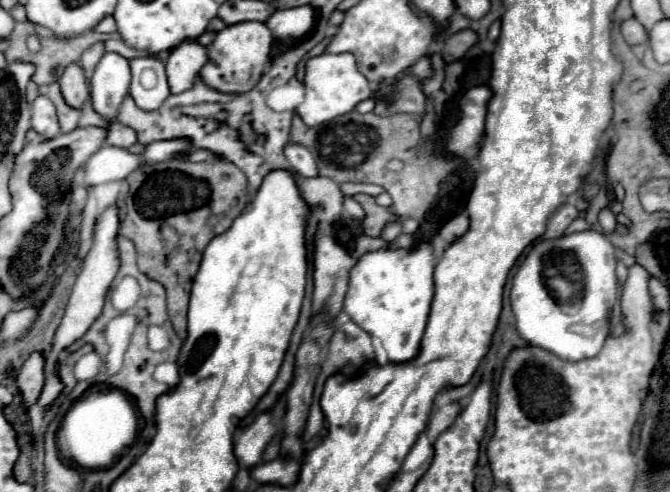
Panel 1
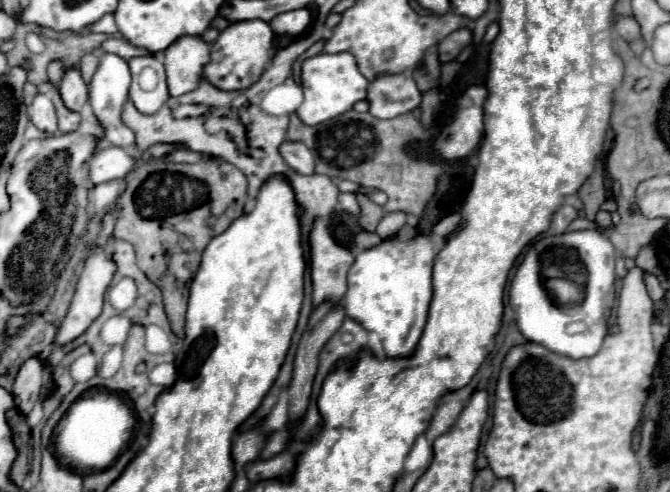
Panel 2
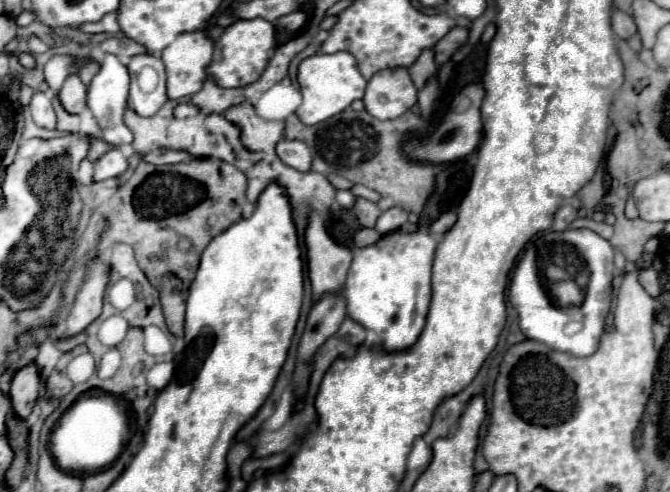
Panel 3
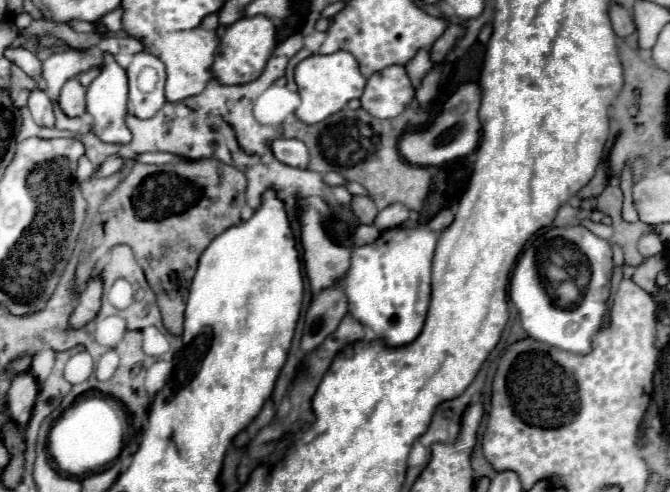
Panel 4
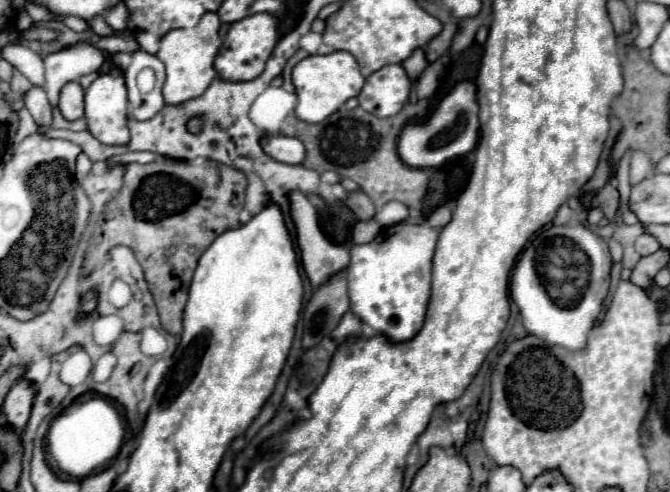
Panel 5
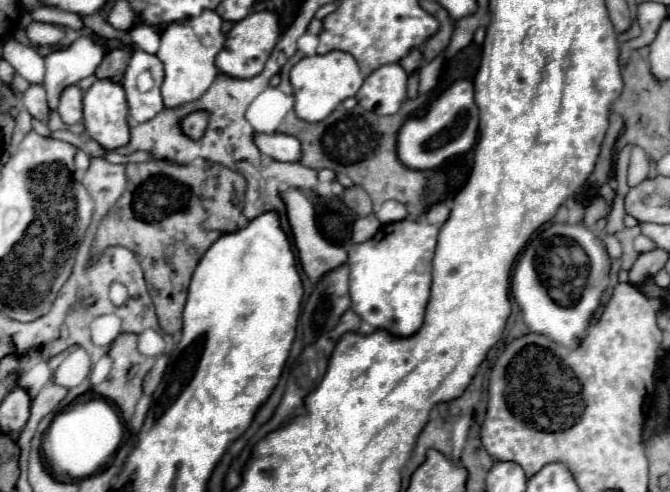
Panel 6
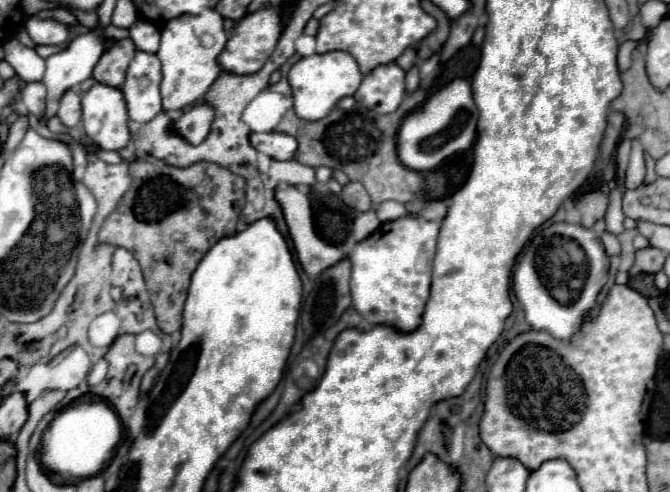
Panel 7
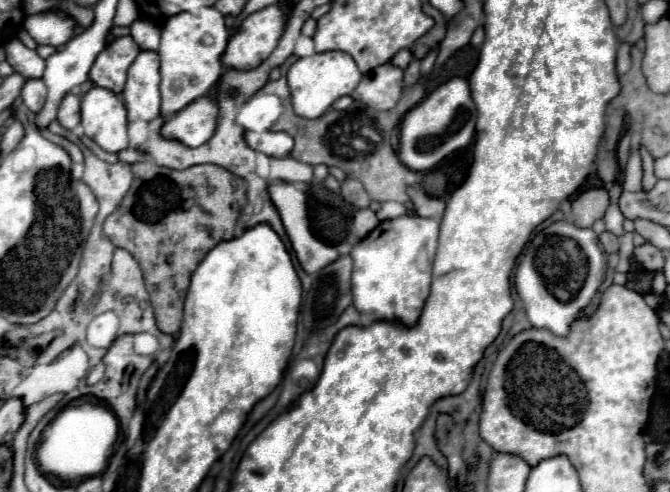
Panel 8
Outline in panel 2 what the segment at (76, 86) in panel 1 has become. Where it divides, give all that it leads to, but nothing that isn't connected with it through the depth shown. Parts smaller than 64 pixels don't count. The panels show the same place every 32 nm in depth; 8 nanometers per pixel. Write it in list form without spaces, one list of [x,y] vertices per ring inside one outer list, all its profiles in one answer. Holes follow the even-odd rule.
[[[76,66],[66,68],[64,80],[60,82],[60,94],[64,104],[74,112],[80,112],[88,102],[88,84],[82,80],[82,74]]]

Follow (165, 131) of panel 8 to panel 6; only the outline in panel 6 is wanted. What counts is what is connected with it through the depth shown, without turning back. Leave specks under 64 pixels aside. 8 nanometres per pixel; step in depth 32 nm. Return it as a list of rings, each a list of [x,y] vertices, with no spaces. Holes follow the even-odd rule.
[[[198,110],[198,112],[192,112],[190,116],[186,116],[186,118],[182,120],[182,128],[184,128],[184,132],[186,132],[190,138],[198,140],[198,138],[204,134],[206,122],[208,122],[208,114],[206,114],[204,110]]]

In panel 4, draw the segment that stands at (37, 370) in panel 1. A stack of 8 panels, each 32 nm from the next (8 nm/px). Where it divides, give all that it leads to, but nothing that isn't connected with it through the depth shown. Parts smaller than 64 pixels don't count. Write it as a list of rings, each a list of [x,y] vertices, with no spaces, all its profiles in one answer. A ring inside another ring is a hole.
[[[30,370],[18,374],[12,380],[12,386],[10,386],[8,396],[6,396],[6,400],[8,400],[6,406],[8,406],[10,418],[14,422],[18,422],[20,426],[26,426],[26,422],[28,422],[28,418],[32,414],[38,392],[40,392],[38,380],[30,374]]]

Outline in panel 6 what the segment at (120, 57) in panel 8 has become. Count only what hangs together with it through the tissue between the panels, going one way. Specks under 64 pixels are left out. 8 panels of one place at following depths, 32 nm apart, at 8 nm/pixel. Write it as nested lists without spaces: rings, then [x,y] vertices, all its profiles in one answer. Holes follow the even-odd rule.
[[[126,46],[126,48],[116,48],[112,52],[106,52],[102,64],[98,66],[96,70],[96,76],[98,78],[114,78],[114,80],[122,80],[122,72],[126,68],[124,64],[124,58],[126,56],[132,56],[132,48]]]

